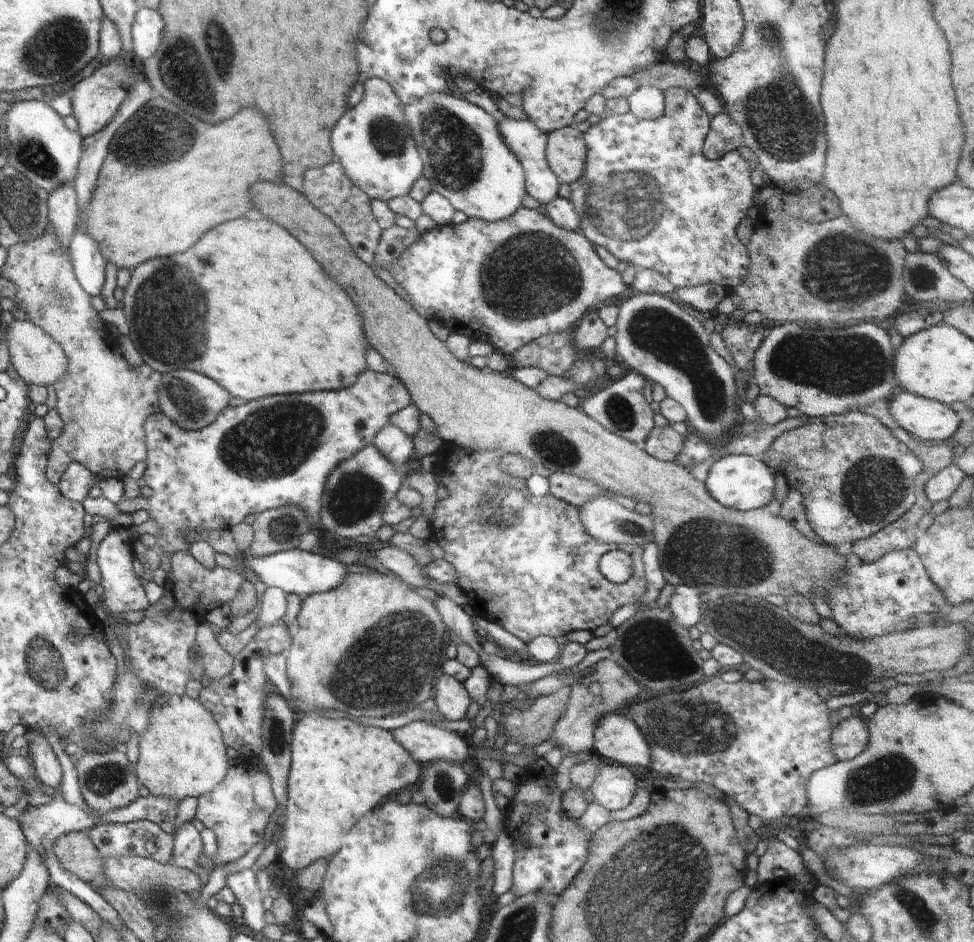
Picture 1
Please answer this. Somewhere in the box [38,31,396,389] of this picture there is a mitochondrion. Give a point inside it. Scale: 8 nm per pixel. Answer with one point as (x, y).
(158, 310)

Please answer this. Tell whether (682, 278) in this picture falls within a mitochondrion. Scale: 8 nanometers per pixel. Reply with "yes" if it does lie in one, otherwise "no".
no

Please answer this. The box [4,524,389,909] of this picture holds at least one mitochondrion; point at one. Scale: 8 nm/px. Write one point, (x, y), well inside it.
(49, 672)

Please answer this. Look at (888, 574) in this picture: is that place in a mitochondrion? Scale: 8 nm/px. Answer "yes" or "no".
no

